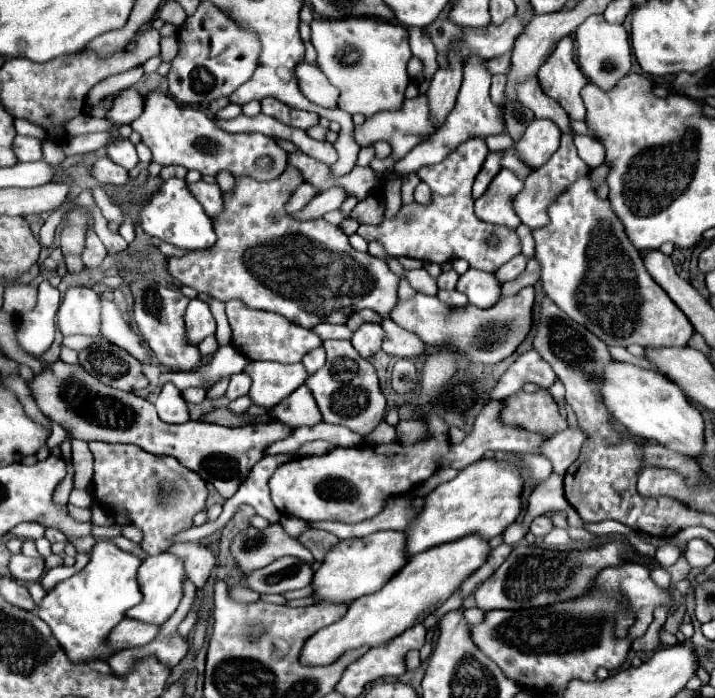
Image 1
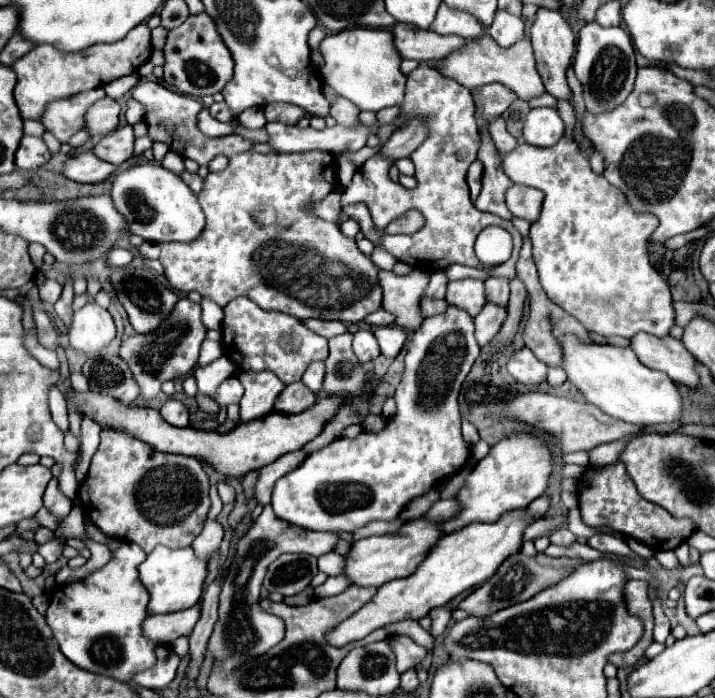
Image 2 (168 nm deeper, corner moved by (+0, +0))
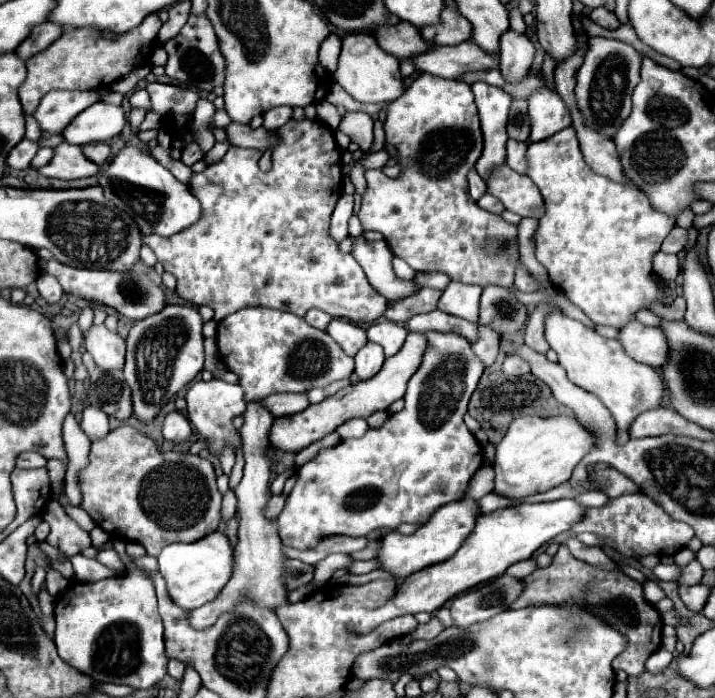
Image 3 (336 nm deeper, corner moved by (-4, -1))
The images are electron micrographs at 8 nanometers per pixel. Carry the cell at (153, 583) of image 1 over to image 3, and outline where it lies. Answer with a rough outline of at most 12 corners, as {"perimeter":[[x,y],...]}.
{"perimeter":[[221,531],[171,543],[159,571],[183,609],[213,601],[233,575]]}

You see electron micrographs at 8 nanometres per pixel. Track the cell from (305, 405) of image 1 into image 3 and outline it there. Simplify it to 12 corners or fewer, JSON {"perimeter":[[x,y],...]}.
{"perimeter":[[269,395],[263,399],[273,417],[299,413],[307,395]]}

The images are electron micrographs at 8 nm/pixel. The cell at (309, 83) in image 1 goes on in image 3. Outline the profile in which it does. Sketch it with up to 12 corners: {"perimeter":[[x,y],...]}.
{"perimeter":[[347,113],[339,125],[363,153],[373,147],[373,119]]}

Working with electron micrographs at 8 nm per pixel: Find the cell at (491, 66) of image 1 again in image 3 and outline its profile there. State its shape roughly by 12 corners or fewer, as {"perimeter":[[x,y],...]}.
{"perimeter":[[473,41],[413,55],[417,71],[457,79],[499,65]]}

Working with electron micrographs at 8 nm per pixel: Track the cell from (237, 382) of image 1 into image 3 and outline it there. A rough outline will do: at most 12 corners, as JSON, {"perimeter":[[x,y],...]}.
{"perimeter":[[221,379],[189,385],[187,419],[219,457],[237,451],[233,425],[245,411],[239,385]]}

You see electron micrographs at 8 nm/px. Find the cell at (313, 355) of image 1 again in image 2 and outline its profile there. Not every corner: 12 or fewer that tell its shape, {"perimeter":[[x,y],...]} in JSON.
{"perimeter":[[311,362],[303,374],[303,384],[311,392],[319,392],[325,366]]}

